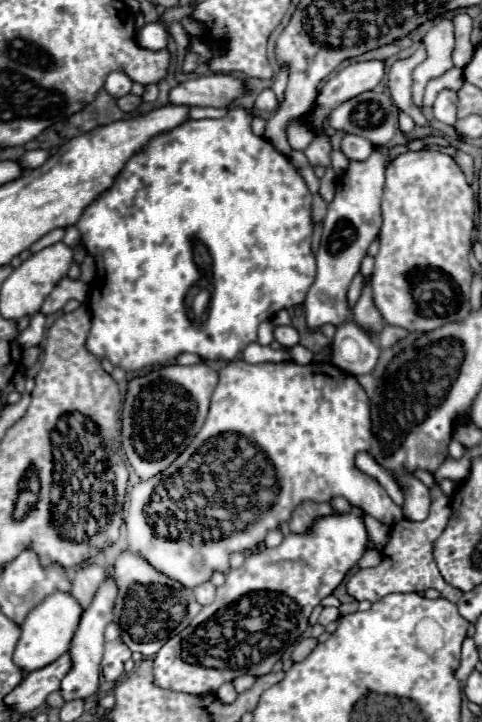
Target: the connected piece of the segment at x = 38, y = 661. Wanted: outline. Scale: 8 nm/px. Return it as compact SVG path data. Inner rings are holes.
M56 591L56 593L48 595L36 609L30 611L26 621L20 625L22 635L20 635L20 641L14 651L14 663L28 673L54 663L60 655L64 655L68 651L70 639L78 627L80 615L82 615L82 607L70 593Z

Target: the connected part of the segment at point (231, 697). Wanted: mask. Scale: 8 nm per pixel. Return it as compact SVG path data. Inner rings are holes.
M224 683L218 691L216 691L216 695L220 697L220 701L224 701L224 703L232 703L232 701L236 701L236 697L238 697L238 693L234 691L234 687L232 687L232 683Z

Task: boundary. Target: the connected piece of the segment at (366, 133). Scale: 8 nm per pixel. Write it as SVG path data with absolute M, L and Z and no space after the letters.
M366 91L344 101L330 113L330 125L344 133L354 133L372 141L374 147L384 147L392 141L398 127L396 107L384 93Z

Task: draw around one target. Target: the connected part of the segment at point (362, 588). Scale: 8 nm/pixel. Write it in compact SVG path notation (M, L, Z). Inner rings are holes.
M432 487L430 489L432 493L432 507L430 507L430 515L426 521L420 521L420 523L414 523L414 521L400 521L398 525L392 527L392 539L390 543L384 547L382 555L382 563L378 567L372 567L372 569L360 569L358 573L354 573L350 579L348 579L348 593L352 597L356 597L358 601L380 601L382 597L390 595L390 593L424 593L426 589L436 589L440 591L440 595L452 603L456 603L460 597L462 597L462 591L448 585L438 567L436 567L436 561L434 561L434 543L436 539L440 537L440 533L444 531L446 523L448 523L448 517L450 517L450 499L440 491L440 487Z

